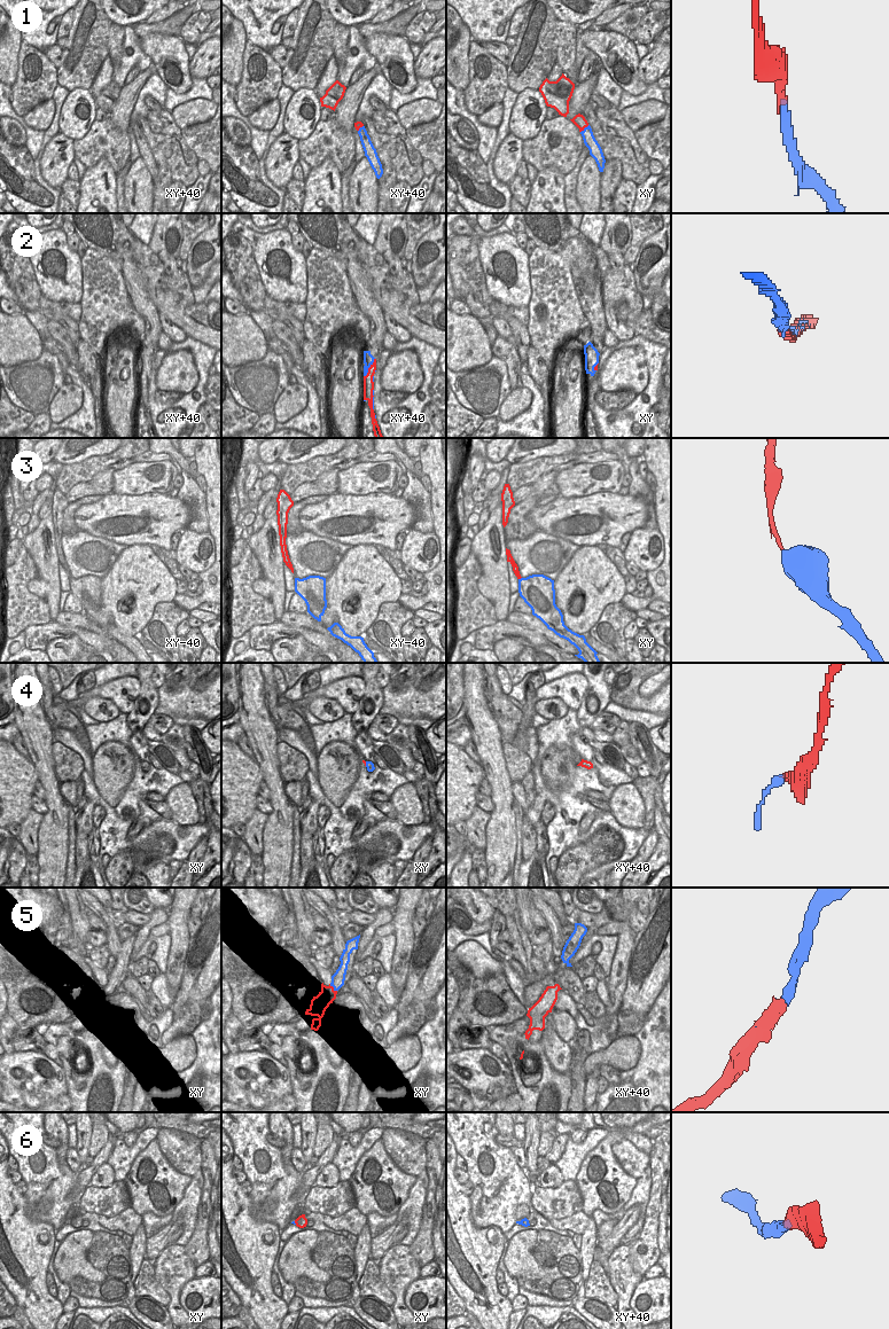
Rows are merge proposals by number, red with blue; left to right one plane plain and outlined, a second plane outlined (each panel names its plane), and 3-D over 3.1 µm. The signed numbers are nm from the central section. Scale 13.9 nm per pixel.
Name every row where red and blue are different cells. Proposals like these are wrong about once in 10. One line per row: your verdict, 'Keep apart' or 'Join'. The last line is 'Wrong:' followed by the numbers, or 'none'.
1: Join
2: Join
3: Join
4: Join
5: Join
6: Join
Wrong: none.

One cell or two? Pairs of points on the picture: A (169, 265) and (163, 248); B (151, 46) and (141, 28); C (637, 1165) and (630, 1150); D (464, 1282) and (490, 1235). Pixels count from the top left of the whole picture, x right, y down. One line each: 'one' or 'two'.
A: two
B: two
C: one
D: one

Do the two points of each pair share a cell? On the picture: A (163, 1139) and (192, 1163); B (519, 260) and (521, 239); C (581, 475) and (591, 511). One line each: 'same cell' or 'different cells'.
A: same cell
B: different cells
C: different cells

